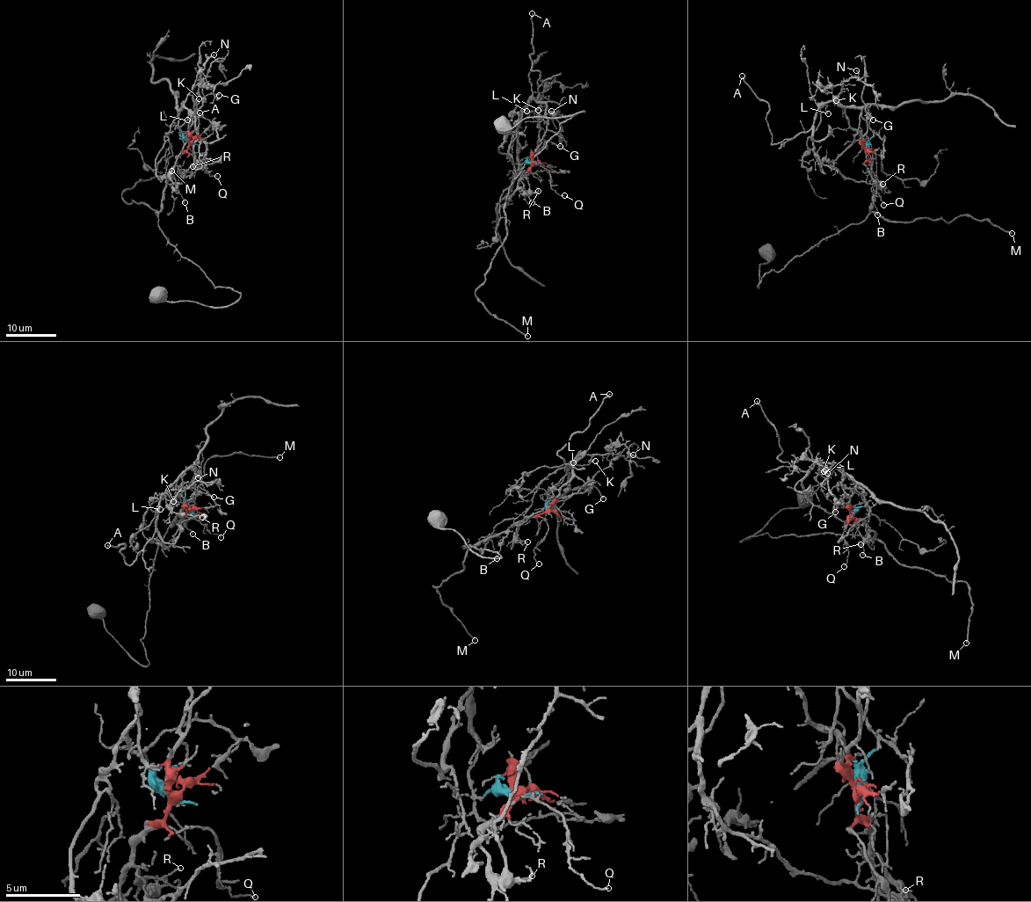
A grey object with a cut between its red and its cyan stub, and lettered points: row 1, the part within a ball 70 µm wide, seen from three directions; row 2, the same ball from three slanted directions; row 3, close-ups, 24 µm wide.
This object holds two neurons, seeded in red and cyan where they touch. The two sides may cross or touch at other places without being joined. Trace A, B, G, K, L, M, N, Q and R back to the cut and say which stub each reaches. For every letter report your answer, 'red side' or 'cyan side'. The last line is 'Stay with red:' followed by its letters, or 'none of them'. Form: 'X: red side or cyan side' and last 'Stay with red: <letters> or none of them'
A: cyan side
B: red side
G: red side
K: cyan side
L: cyan side
M: red side
N: cyan side
Q: red side
R: red side
Stay with red: B, G, M, Q, R

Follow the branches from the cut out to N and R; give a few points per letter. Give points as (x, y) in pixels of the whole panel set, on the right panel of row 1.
N: (867, 151), (873, 135), (869, 126), (858, 108), (846, 107), (837, 98), (842, 83), (859, 76), (856, 69)
R: (867, 151), (866, 160), (882, 184)

